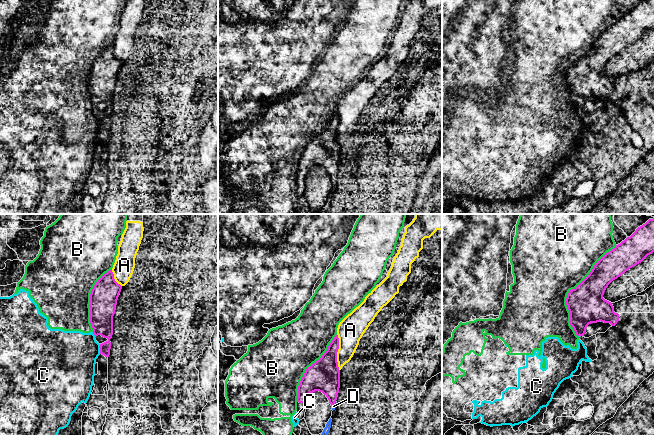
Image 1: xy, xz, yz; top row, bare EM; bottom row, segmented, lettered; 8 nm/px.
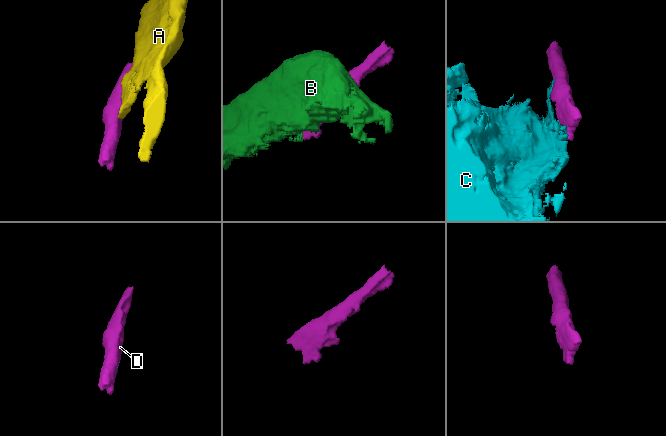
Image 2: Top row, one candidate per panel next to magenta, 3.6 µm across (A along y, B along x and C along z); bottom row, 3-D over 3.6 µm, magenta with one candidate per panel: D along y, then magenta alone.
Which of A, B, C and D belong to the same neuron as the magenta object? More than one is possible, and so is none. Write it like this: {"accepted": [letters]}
{"accepted": ["D"]}

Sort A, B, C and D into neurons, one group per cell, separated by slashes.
A / B C / D

